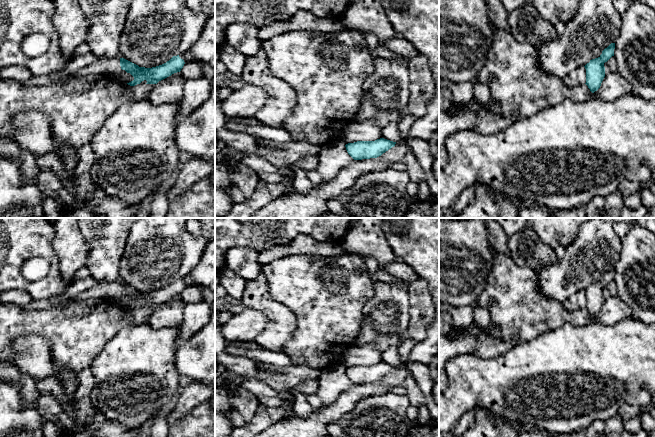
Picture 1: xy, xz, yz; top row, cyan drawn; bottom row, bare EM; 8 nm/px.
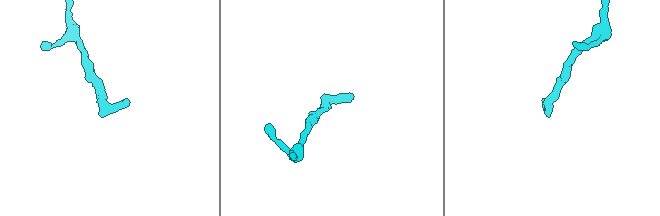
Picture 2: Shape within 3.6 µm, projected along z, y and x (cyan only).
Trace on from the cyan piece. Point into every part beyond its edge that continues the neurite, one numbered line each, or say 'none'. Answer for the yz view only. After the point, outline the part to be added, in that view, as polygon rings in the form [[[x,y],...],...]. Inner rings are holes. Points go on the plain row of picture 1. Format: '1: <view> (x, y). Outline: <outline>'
none

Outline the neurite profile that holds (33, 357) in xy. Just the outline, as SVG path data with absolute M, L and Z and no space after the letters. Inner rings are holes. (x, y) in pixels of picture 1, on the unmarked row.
M41 335L20 336L13 341L16 366L34 381L54 375L60 379L68 397L79 385L76 374L53 363L50 343Z

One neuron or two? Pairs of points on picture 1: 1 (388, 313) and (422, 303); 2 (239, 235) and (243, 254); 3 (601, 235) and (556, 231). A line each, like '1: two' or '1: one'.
1: two
2: two
3: two

